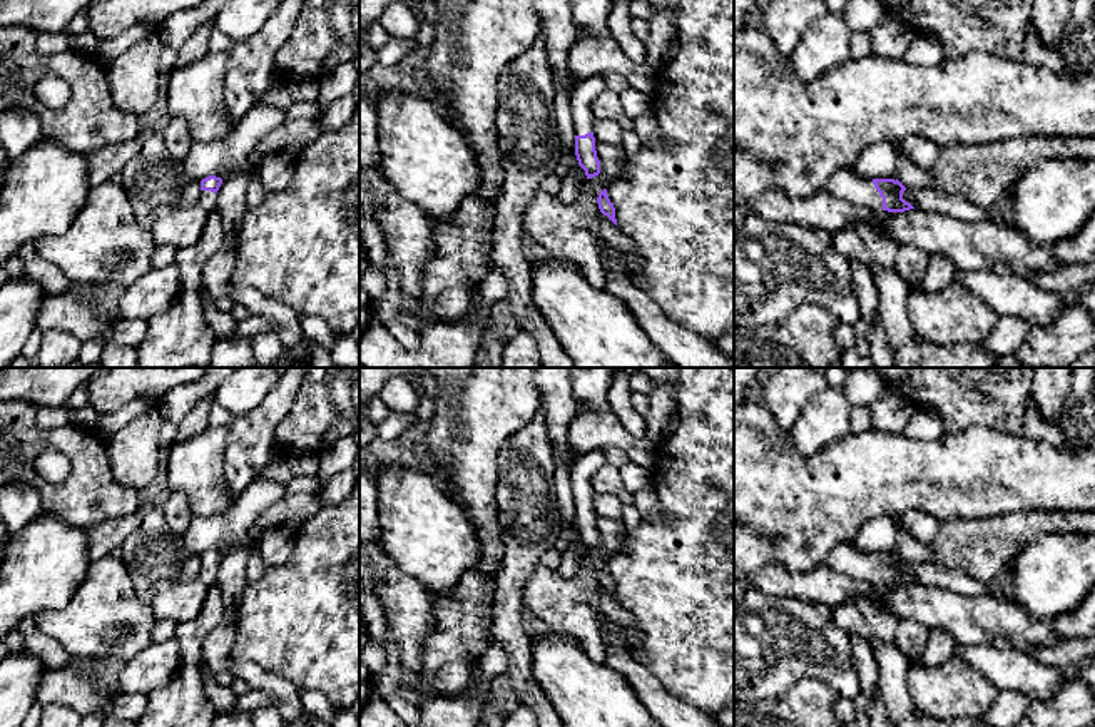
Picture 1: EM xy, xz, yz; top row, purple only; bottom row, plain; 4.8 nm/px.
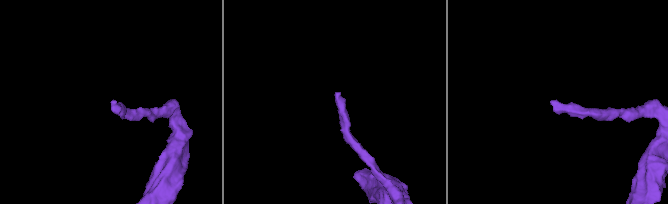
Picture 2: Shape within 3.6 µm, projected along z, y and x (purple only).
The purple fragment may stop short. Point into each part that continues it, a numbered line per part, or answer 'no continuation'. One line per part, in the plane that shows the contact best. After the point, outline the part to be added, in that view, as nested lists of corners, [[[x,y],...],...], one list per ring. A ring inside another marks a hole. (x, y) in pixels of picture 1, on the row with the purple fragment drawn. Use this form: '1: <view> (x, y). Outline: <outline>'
1: yz (843, 183). Outline: [[[851,169],[834,170],[828,177],[824,189],[858,207],[883,209],[883,197],[873,180],[859,177]]]

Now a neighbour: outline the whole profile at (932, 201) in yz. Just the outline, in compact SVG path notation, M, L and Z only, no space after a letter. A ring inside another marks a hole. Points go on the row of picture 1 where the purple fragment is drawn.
M935 187L903 192L903 199L914 209L928 214L946 214L961 221L985 221L993 214L991 207L975 204L965 197L941 192Z

